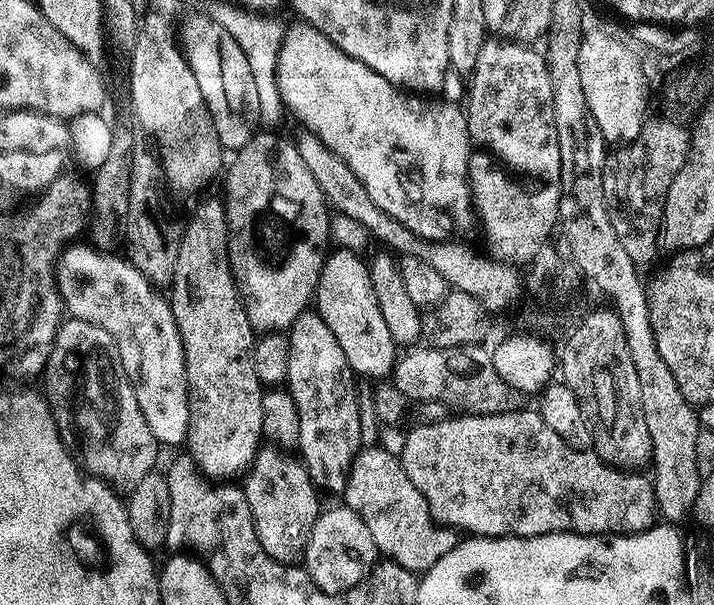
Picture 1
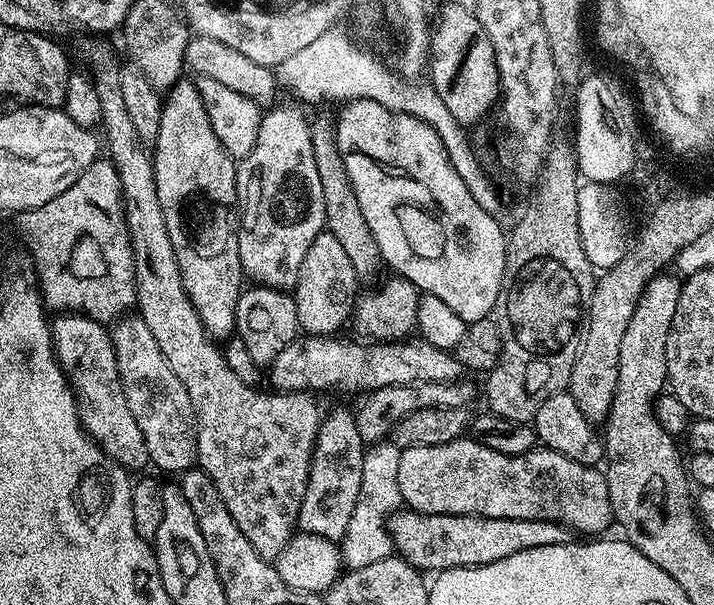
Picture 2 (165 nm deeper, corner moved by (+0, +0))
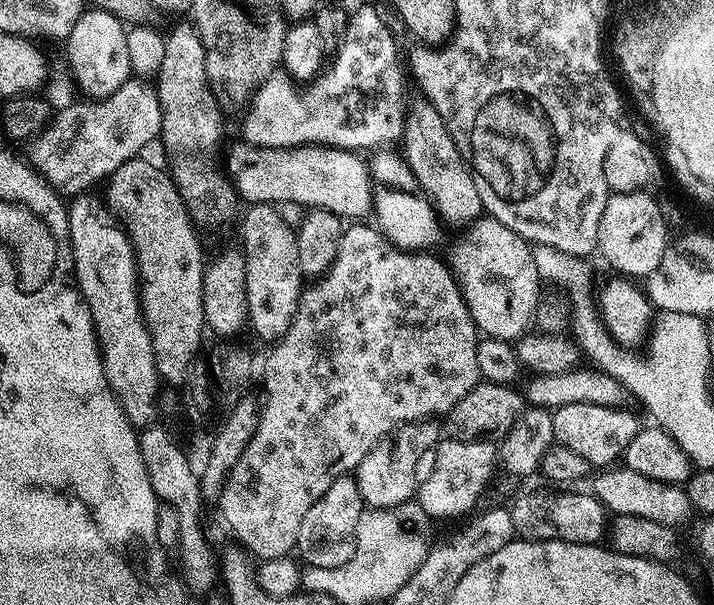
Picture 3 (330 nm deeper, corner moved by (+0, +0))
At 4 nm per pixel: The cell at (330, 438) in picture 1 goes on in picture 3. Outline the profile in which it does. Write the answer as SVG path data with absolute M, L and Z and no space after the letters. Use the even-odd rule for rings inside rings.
M348 474L335 477L326 492L310 506L310 510L306 510L302 526L298 526L295 551L300 552L299 559L308 568L346 566L346 562L354 558L358 522L365 510L366 505L364 499L360 497L355 479Z

